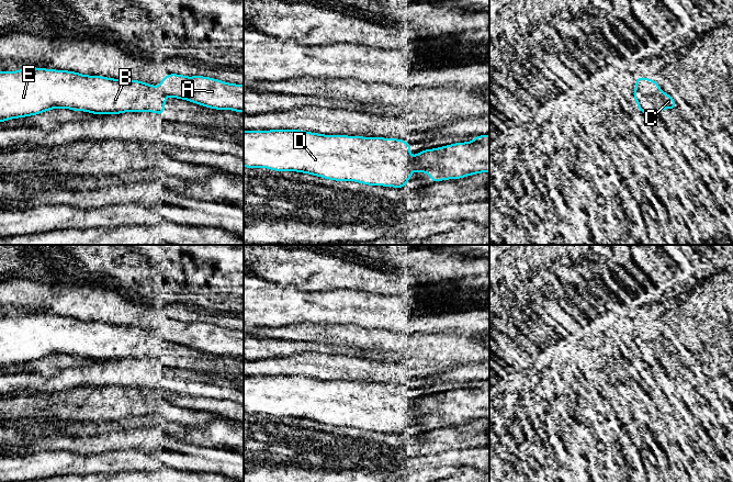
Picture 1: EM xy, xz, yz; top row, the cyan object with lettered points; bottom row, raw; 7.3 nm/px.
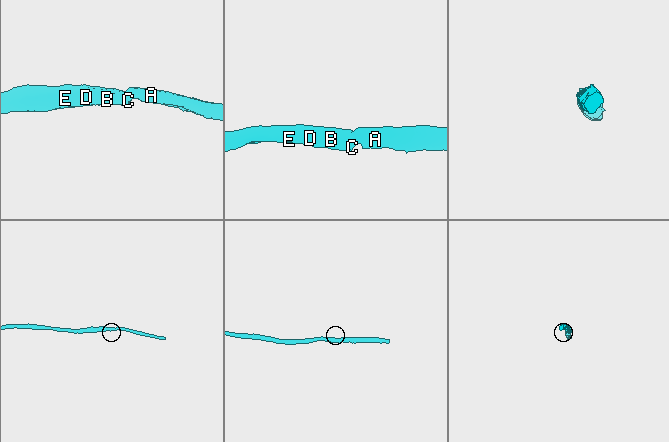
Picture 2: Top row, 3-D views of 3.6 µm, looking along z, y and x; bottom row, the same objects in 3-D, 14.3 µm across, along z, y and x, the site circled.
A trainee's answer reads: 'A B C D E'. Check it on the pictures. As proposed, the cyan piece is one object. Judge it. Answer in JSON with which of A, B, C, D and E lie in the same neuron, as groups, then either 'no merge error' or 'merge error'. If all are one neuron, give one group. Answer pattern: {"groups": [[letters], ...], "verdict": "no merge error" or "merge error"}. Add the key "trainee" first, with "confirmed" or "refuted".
{"trainee": "confirmed", "groups": [["A", "B", "C", "D", "E"]], "verdict": "no merge error"}

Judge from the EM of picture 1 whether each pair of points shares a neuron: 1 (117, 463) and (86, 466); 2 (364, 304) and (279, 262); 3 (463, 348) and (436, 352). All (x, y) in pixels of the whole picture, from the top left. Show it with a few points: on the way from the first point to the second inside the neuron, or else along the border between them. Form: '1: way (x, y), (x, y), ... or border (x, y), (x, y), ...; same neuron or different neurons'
1: way (110, 462), (93, 464); same neuron
2: border (359, 290), (331, 289), (308, 291); different neurons
3: way (457, 350), (442, 352); same neuron

